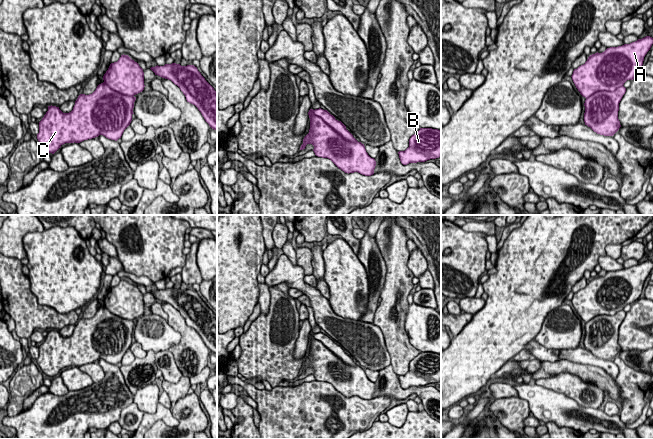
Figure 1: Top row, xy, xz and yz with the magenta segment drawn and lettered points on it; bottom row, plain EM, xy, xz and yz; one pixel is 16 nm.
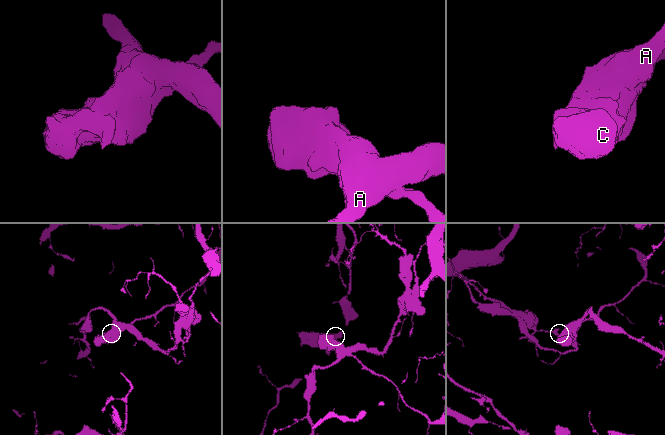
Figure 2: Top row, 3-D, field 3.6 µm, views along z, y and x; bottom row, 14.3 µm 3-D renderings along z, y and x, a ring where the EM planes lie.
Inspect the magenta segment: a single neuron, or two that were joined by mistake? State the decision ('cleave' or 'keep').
cleave

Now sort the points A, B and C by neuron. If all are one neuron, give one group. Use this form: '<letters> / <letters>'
A B / C

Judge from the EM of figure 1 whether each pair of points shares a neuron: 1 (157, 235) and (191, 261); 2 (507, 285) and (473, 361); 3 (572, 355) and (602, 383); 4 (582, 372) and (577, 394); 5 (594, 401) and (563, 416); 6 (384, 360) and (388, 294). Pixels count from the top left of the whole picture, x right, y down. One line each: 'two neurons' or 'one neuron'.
1: two neurons
2: one neuron
3: two neurons
4: two neurons
5: two neurons
6: two neurons

